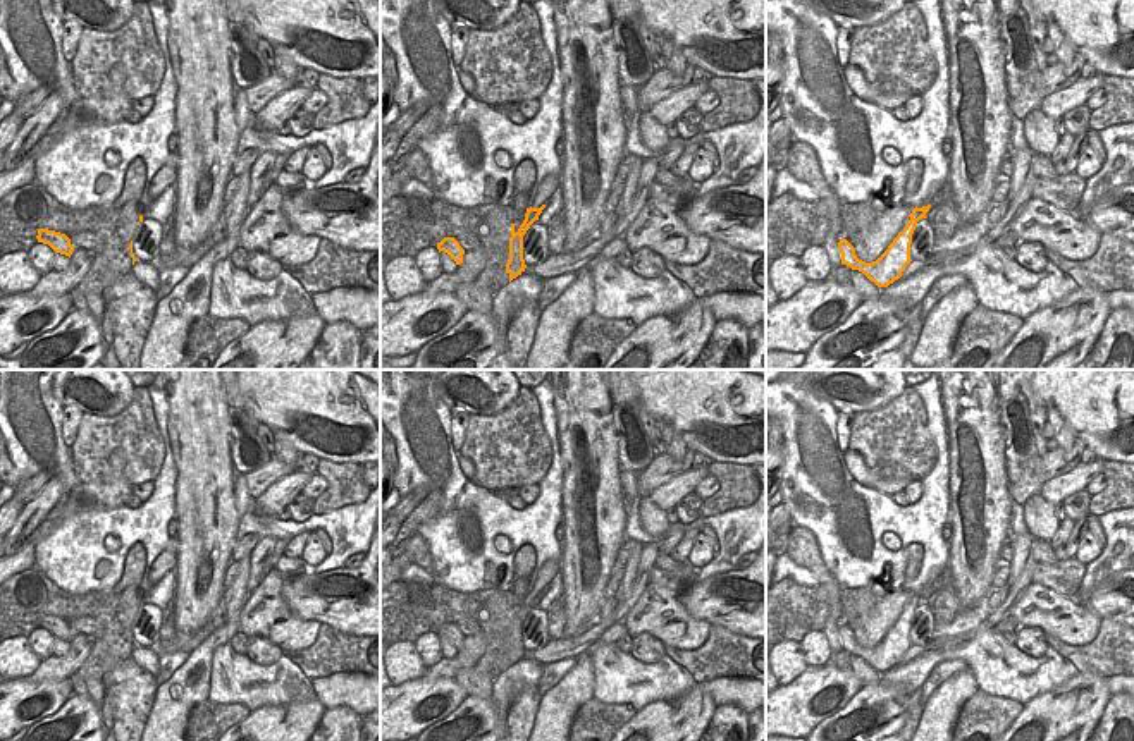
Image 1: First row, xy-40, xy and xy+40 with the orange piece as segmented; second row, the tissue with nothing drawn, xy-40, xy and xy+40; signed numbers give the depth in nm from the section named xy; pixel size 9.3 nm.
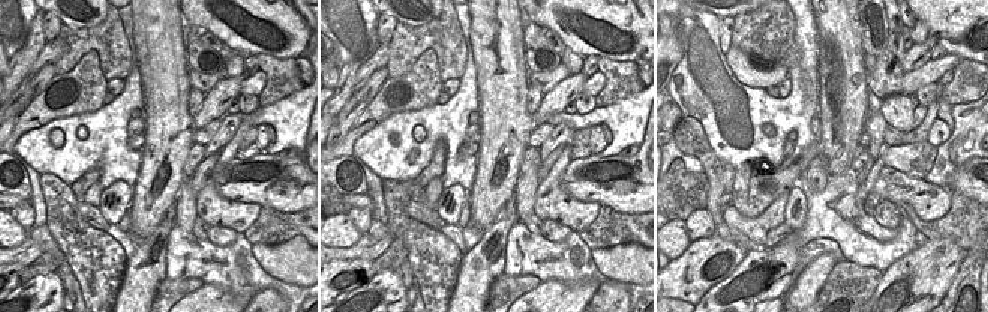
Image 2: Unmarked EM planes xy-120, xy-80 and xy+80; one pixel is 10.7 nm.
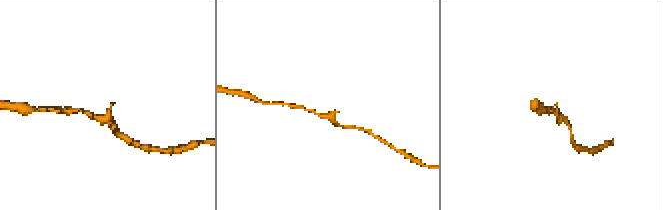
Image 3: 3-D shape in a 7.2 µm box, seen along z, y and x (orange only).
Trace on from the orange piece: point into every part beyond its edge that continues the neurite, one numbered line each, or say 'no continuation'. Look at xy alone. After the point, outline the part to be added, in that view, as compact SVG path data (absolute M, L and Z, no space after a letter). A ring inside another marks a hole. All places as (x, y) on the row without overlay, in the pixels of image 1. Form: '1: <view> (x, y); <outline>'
1: xy (549, 568); M545 560L535 576L535 586L532 593L540 593L547 588L552 581L554 574L558 573L559 562L558 560Z

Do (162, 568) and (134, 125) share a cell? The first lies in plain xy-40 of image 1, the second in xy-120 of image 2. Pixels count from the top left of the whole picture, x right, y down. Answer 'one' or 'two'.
one

